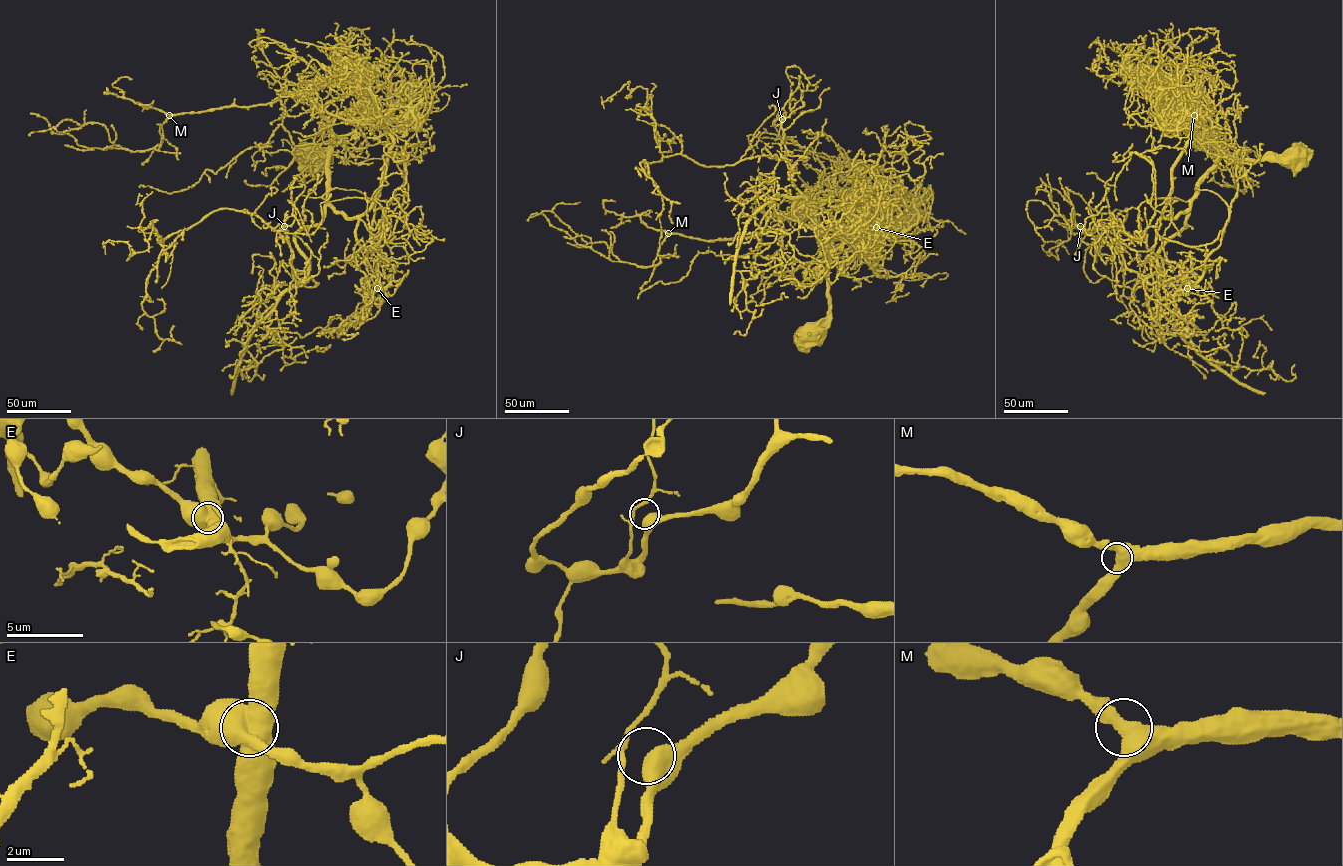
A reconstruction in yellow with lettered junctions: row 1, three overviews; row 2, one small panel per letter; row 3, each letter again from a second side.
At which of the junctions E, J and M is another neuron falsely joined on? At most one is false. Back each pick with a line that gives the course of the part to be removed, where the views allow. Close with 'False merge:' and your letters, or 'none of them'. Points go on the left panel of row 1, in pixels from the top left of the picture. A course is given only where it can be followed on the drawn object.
E: foreign part runs (377, 288), (372, 204), (353, 190), (323, 195), (401, 195), (408, 205), (386, 212), (375, 239)
False merge: E

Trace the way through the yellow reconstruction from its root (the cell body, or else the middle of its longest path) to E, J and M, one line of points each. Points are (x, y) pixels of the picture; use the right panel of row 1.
E: (1293, 158), (1223, 156), (1200, 182), (1195, 189), (1215, 192), (1227, 205), (1228, 219), (1203, 275), (1187, 288)
J: (1293, 158), (1223, 156), (1198, 185), (1186, 225), (1146, 275), (1127, 267), (1112, 234), (1080, 226)
M: (1293, 158), (1229, 158), (1175, 100), (1176, 93), (1200, 107), (1201, 110), (1194, 115)

